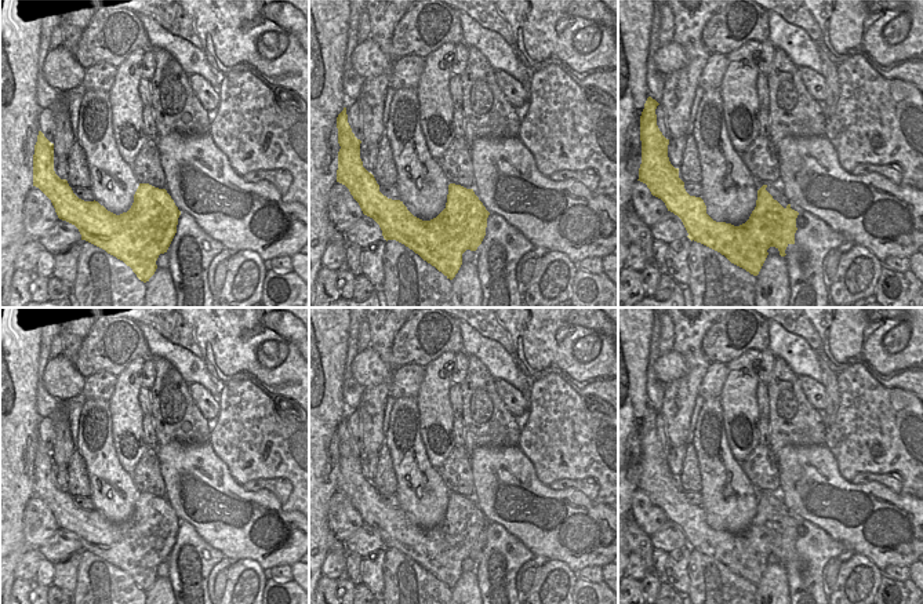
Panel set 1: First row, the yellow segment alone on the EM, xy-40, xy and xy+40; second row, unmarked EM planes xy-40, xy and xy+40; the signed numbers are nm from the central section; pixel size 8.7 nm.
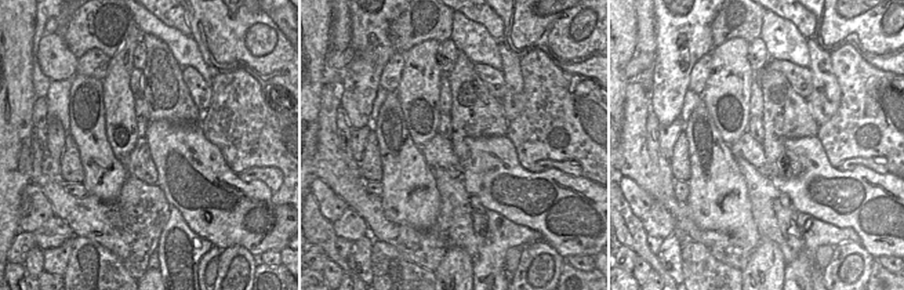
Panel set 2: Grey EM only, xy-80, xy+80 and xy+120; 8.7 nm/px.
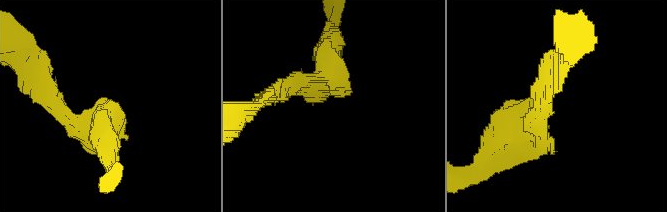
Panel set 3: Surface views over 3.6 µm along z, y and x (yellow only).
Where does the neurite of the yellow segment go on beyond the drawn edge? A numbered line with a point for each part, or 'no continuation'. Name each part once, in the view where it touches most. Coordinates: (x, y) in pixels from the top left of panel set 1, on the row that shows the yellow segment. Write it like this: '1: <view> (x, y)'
no continuation

